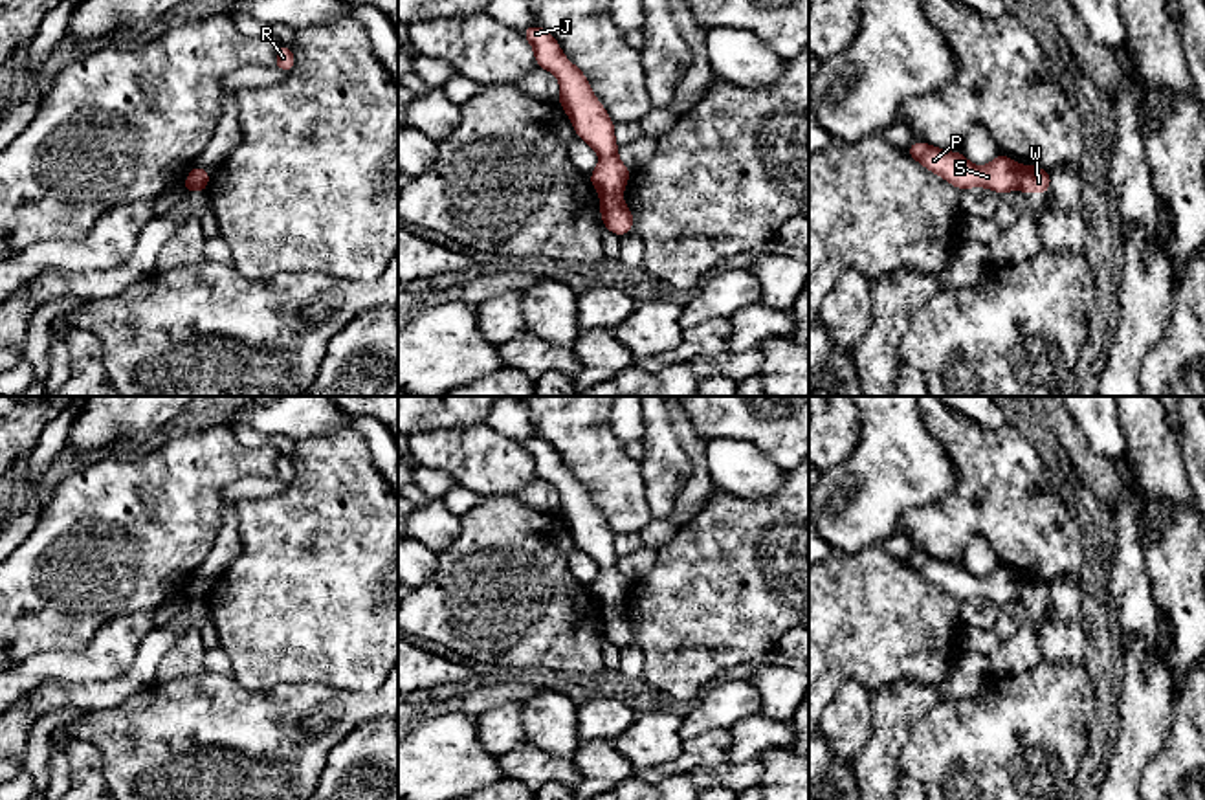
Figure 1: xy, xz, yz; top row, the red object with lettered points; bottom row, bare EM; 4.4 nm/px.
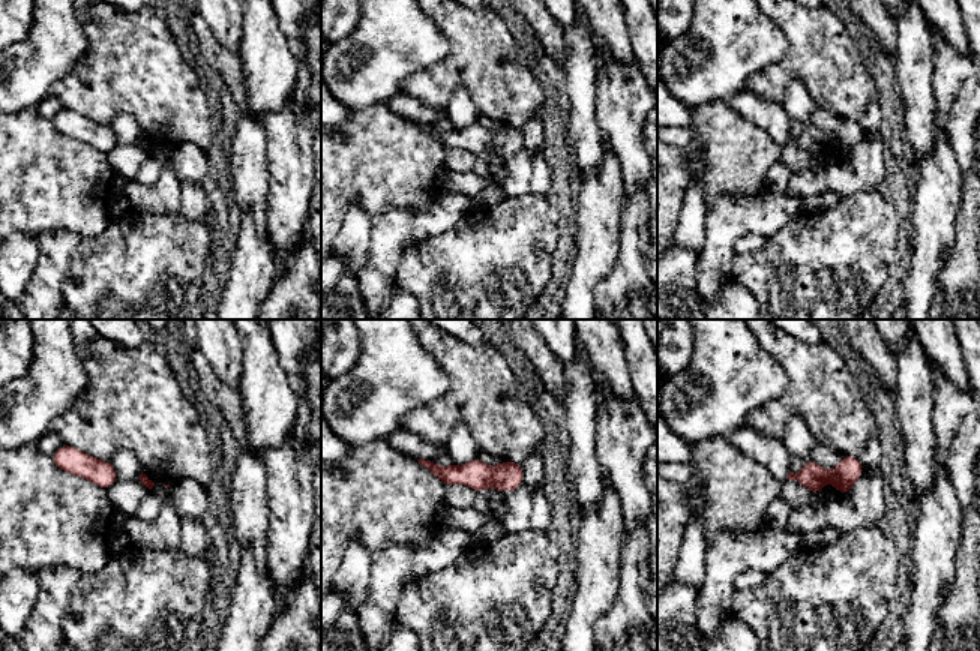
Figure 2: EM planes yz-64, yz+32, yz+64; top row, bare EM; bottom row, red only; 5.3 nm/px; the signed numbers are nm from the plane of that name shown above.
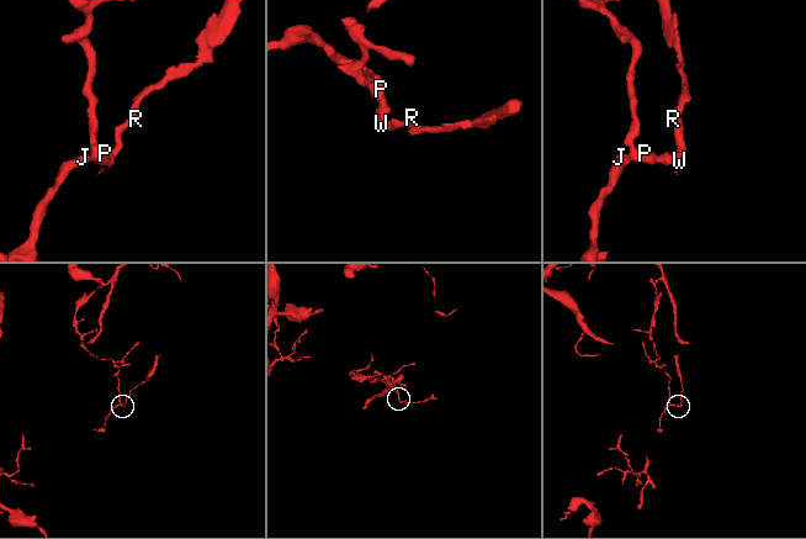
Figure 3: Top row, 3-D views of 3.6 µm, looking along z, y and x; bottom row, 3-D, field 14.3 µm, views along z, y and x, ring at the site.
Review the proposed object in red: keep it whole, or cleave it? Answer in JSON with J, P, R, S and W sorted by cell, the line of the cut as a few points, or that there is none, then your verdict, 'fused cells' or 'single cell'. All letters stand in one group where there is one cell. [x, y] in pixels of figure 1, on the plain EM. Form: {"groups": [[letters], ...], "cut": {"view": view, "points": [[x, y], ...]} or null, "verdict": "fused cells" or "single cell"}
{"groups": [["J", "P", "S"], ["R", "W"]], "cut": {"view": "yz", "points": [[1020, 577], [1020, 595], [1017, 599]]}, "verdict": "fused cells"}

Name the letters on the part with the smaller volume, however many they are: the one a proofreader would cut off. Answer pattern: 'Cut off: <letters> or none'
Cut off: R, W

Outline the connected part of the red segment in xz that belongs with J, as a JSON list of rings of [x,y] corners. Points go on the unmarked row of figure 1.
[[[530,437],[521,444],[534,459],[537,479],[558,486],[558,514],[569,525],[578,550],[600,565],[598,578],[589,585],[591,594],[600,607],[622,606],[631,582],[616,567],[620,558],[614,552],[614,534],[592,505],[585,484],[563,466],[558,451],[545,439]]]

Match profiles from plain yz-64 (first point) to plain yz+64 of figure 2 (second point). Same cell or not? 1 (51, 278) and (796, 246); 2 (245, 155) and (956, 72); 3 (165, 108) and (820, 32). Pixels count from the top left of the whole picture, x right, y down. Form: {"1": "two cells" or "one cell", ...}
{"1": "two cells", "2": "two cells", "3": "one cell"}

